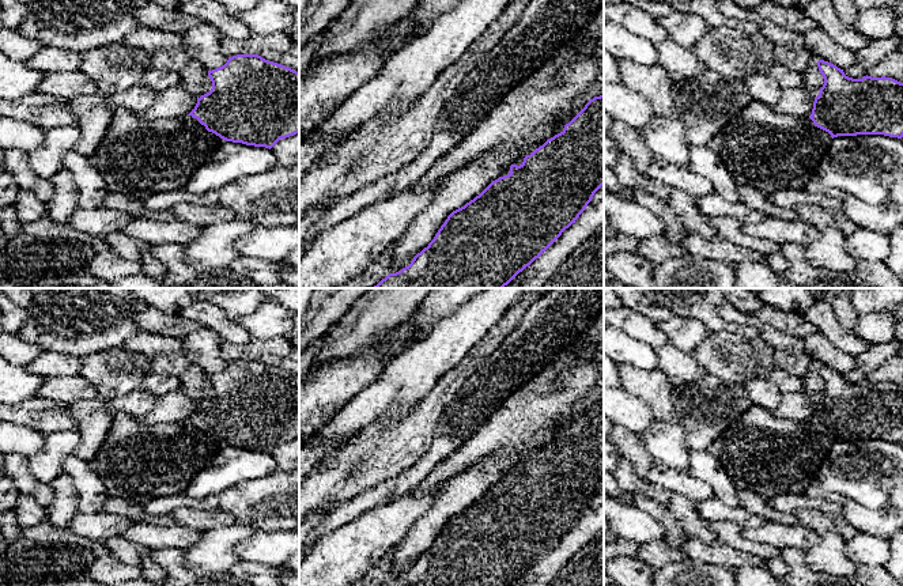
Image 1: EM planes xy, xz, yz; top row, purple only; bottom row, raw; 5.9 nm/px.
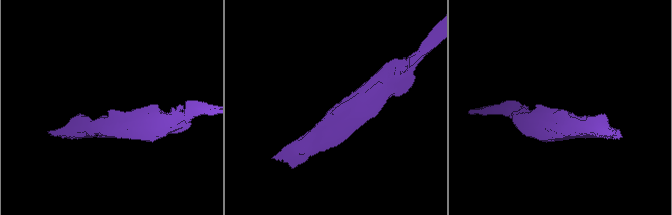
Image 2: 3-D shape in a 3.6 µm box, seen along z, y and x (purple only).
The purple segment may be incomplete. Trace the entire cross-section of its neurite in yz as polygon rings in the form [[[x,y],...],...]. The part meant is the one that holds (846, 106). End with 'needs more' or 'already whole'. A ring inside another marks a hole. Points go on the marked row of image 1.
[[[819,60],[824,84],[809,118],[831,137],[884,135],[903,137],[903,83],[892,77],[853,79]]]; already whole

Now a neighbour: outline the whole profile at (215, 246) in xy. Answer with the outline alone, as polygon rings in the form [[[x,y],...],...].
[[[241,218],[203,227],[199,237],[185,245],[185,260],[200,268],[226,268],[239,256],[235,242],[254,227]]]

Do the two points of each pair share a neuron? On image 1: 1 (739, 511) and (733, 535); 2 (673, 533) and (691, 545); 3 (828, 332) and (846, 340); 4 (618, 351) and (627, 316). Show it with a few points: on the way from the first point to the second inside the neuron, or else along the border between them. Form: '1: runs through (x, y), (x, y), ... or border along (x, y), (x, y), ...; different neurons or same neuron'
1: border along (709, 521), (732, 521), (743, 528); different neurons
2: border along (690, 536), (684, 540), (680, 549); different neurons
3: runs through (832, 332), (842, 339); same neuron
4: border along (618, 326), (652, 347); different neurons

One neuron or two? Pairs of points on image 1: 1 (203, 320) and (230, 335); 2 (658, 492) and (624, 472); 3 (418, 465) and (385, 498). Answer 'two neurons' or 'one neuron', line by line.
1: one neuron
2: one neuron
3: one neuron

